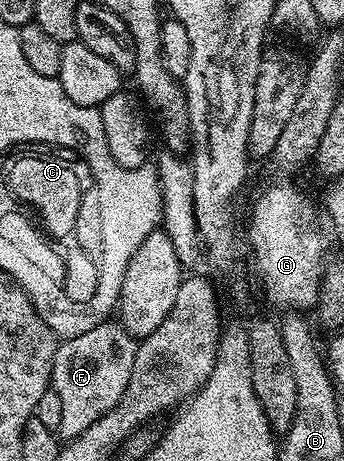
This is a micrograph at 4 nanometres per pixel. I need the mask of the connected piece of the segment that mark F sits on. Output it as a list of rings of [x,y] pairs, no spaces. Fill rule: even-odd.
[[[116,321],[102,322],[84,335],[59,344],[53,359],[51,388],[63,404],[63,418],[56,430],[61,440],[78,437],[119,402],[131,381],[136,349],[137,340]]]

